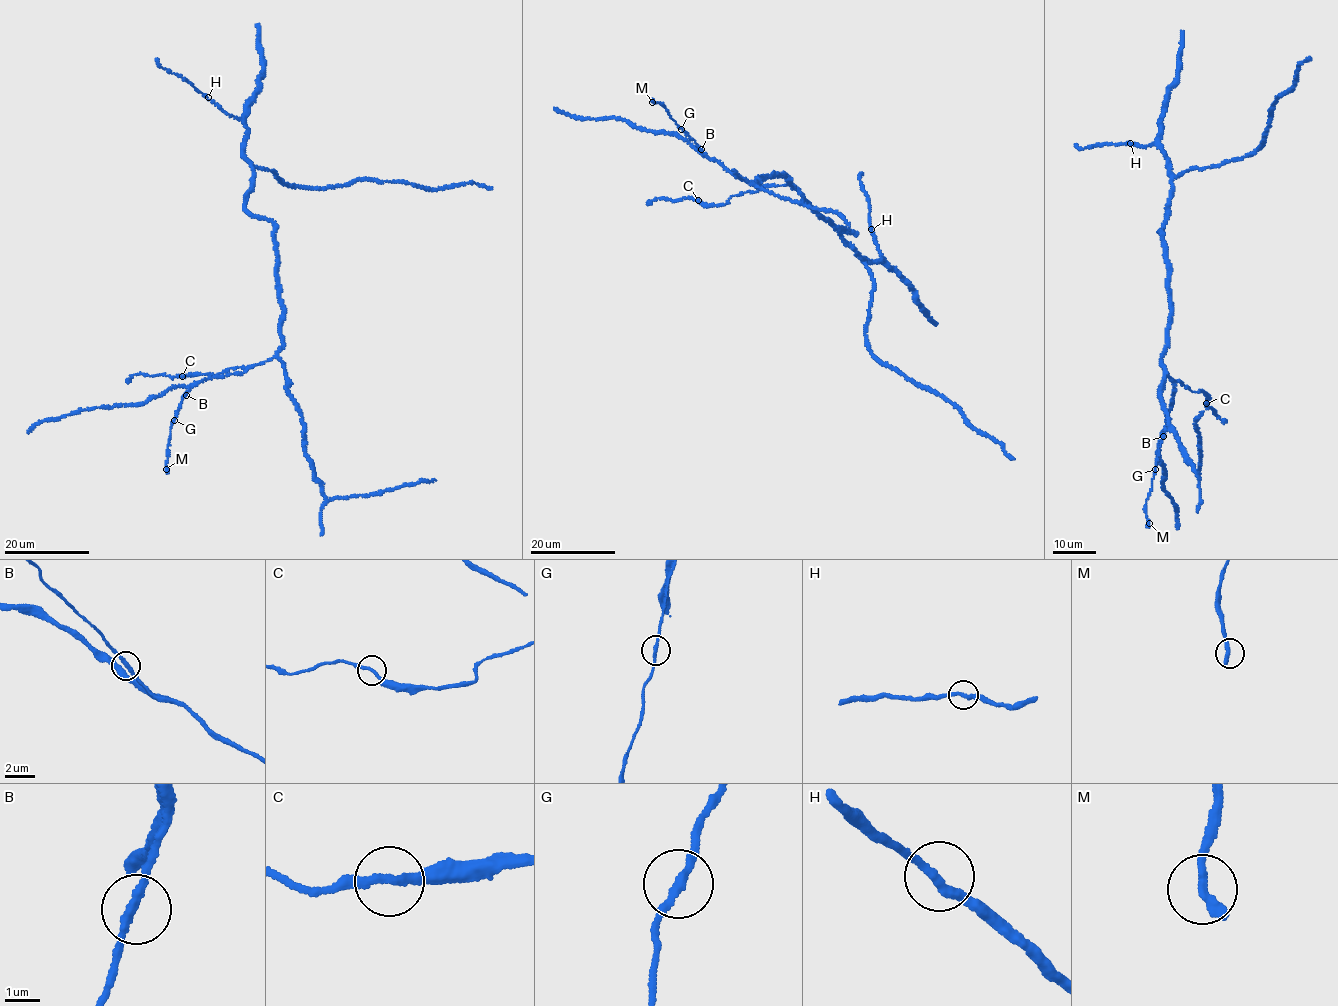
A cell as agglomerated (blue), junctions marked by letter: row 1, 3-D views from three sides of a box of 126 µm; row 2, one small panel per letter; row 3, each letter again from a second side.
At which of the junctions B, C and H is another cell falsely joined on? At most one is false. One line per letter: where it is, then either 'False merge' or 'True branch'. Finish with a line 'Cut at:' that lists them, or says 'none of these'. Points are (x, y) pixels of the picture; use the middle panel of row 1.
B: Place: (701, 149). True branch
C: Place: (698, 200). True branch
H: Place: (871, 229). True branch
Cut at: none of these

